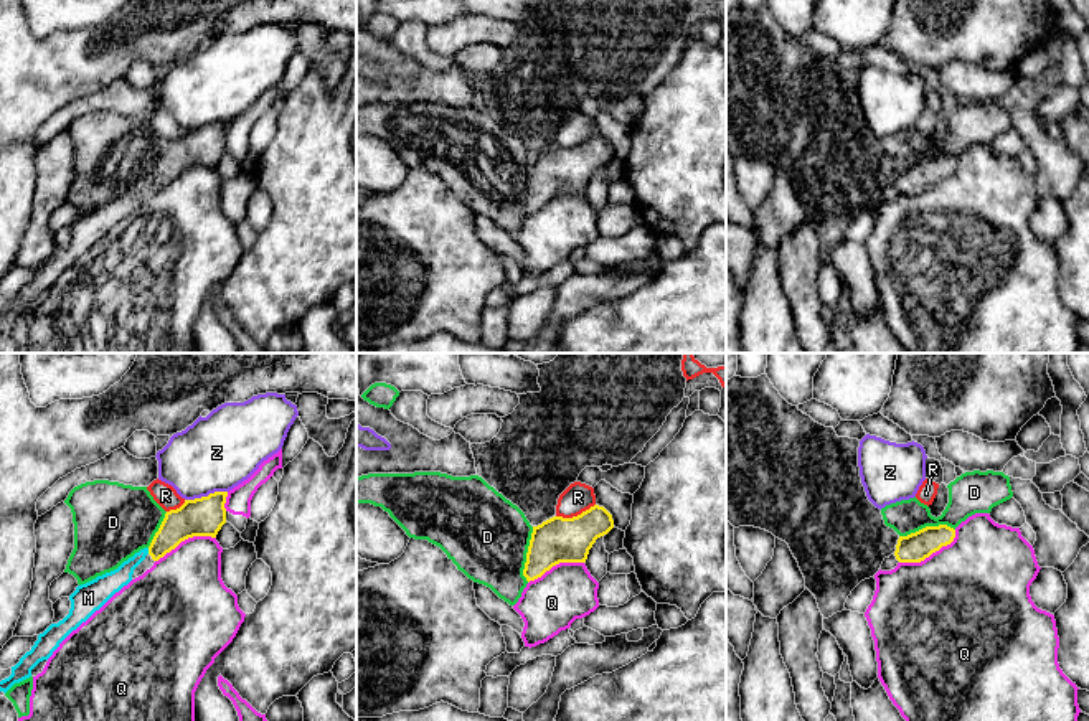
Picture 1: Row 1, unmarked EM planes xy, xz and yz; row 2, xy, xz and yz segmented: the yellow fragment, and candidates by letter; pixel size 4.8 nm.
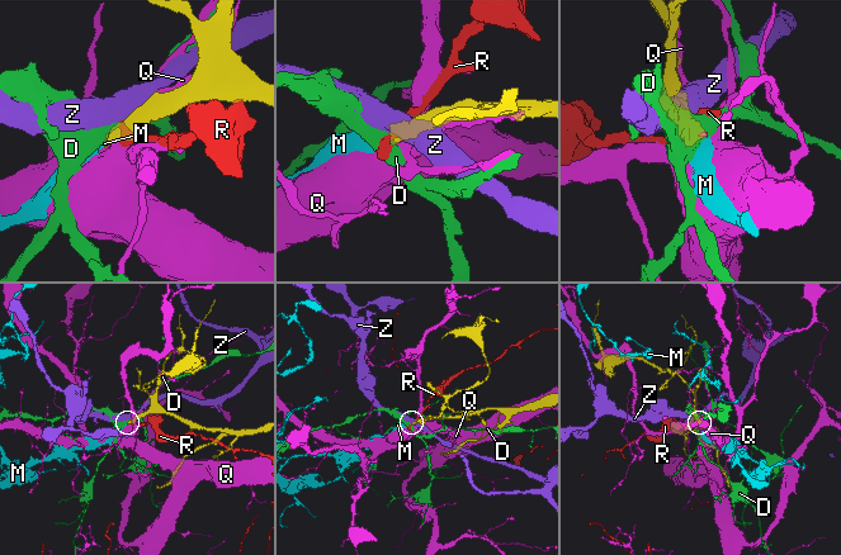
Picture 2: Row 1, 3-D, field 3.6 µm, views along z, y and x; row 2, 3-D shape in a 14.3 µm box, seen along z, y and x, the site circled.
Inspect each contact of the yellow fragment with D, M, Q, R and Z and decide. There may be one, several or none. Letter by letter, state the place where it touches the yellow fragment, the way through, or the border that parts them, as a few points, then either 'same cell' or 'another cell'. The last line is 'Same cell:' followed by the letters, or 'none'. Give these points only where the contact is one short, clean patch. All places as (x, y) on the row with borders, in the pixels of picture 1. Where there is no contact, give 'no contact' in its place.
D: xz (527, 555) | along xz (533, 527), (523, 570), (527, 581) | another cell
M: xy (149, 551) | across xy (188, 520), (149, 551), (109, 583) | same cell
Q: yz (931, 553) | another cell
R: xz (575, 517) | along xz (594, 504), (576, 515), (556, 517) | another cell
Z: xy (205, 497) | another cell
Same cell: M

